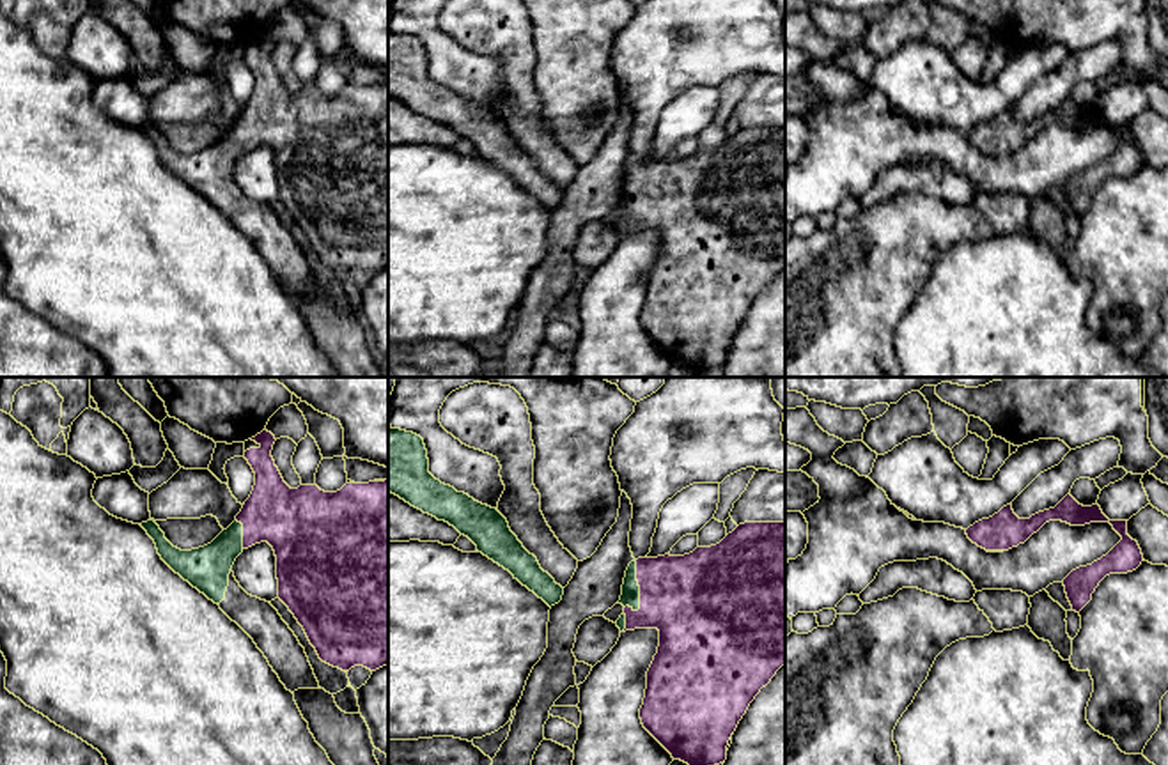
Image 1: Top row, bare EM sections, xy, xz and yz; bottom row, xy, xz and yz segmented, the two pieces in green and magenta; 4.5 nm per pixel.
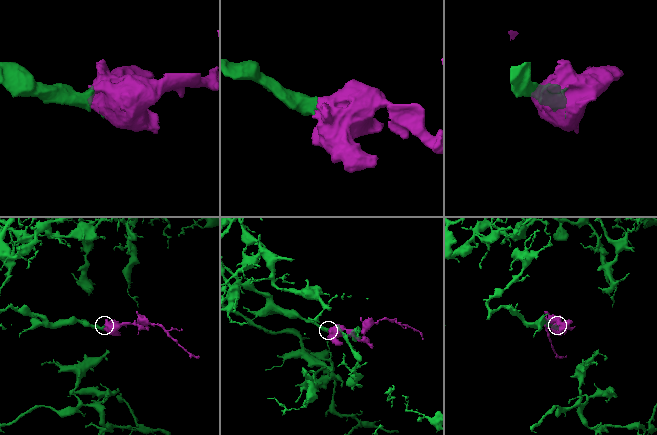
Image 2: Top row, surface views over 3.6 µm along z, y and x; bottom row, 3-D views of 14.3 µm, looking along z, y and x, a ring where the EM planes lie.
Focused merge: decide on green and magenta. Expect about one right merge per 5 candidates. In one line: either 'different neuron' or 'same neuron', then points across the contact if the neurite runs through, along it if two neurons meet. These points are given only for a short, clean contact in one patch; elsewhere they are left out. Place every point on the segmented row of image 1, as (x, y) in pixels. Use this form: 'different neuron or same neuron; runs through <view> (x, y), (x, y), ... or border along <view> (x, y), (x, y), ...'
same neuron; runs through xz (630, 595), (638, 587), (692, 599)

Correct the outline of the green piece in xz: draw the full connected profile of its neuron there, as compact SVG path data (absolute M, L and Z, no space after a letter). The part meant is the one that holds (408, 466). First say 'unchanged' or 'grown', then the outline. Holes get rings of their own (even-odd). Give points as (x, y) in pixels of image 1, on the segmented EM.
unchanged; M388 429L388 492L454 526L479 552L509 570L549 607L562 600L564 588L541 568L496 508L457 492L429 473L424 439L413 432Z

